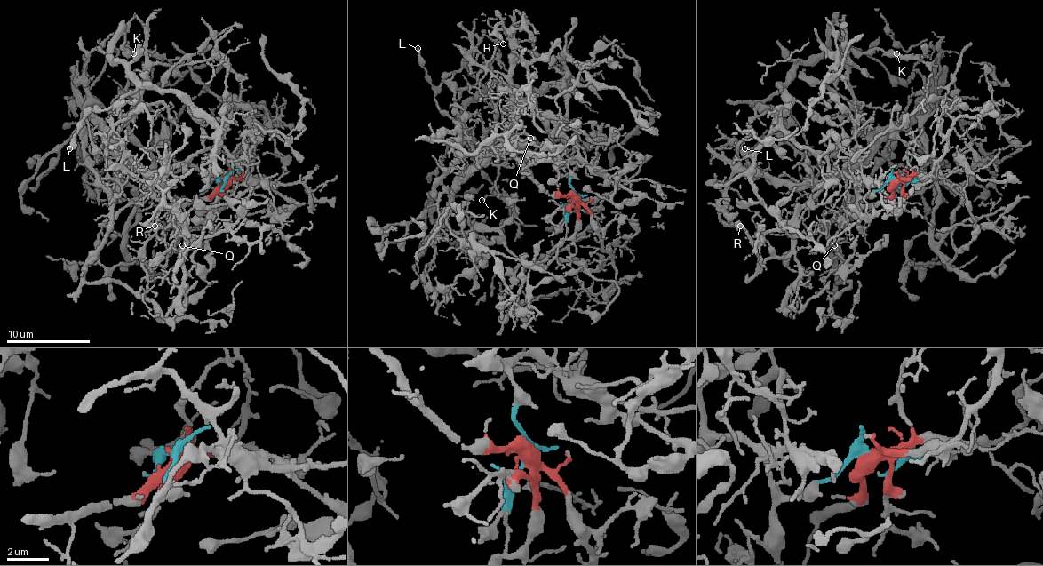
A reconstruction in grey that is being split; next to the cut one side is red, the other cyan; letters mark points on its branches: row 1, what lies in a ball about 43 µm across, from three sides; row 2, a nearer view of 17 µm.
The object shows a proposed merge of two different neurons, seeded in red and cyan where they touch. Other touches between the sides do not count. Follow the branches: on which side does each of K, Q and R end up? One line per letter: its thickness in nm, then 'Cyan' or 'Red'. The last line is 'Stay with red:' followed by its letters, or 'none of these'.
K: Thickness 130 nm. Cyan
Q: Thickness 130 nm. Red
R: Thickness 190 nm. Red
Stay with red: Q, R

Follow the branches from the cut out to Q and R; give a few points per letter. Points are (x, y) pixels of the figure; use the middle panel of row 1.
Q: (573, 198), (545, 192), (506, 150), (505, 142), (514, 136), (531, 138)
R: (573, 198), (548, 194), (502, 148), (513, 117), (511, 29), (500, 23), (496, 35), (502, 44)

